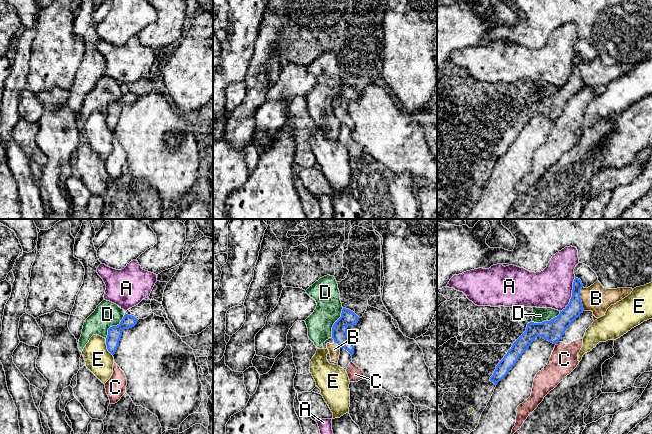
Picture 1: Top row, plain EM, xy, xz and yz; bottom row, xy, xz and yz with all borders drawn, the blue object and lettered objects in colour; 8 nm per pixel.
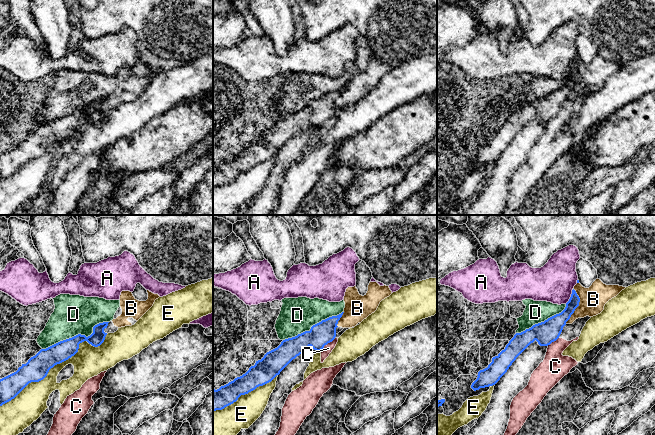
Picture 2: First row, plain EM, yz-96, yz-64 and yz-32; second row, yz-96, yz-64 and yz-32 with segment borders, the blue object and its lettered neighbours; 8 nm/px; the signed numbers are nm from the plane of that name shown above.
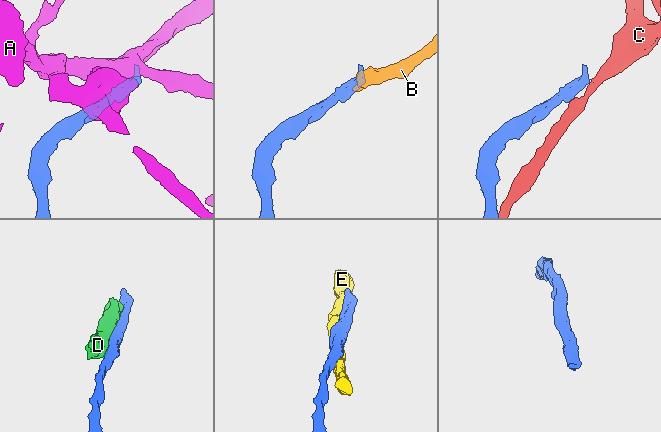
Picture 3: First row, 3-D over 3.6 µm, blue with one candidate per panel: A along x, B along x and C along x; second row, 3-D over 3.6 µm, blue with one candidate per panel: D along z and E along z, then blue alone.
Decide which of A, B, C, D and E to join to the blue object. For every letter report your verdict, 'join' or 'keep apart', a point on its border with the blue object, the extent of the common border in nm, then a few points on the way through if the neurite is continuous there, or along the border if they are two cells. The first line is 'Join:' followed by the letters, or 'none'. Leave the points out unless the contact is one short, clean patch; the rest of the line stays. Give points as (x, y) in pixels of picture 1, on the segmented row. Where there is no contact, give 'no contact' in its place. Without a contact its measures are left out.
Join: none
A: keep apart; contact yz (572, 295); length 300 nm; border yz (575, 277), (572, 283), (570, 301), (560, 311)
B: keep apart; contact yz (580, 298); length 200 nm; border yz (582, 286), (580, 289), (580, 300), (584, 310)
C: keep apart; contact yz (556, 342); length 40 nm
D: keep apart; contact xy (114, 326); length 260 nm
E: keep apart; contact xy (107, 347); length 150 nm

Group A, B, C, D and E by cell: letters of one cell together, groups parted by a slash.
A / B D / C / E

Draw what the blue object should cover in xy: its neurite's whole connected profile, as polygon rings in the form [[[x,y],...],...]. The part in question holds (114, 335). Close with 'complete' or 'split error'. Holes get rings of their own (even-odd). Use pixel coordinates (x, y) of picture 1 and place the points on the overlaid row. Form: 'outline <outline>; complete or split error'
outline [[[125,313],[125,315],[119,325],[112,326],[108,329],[106,345],[107,345],[108,351],[112,355],[115,354],[115,352],[118,348],[119,341],[121,339],[123,330],[134,327],[137,324],[137,322],[138,322],[137,318]]]; complete

